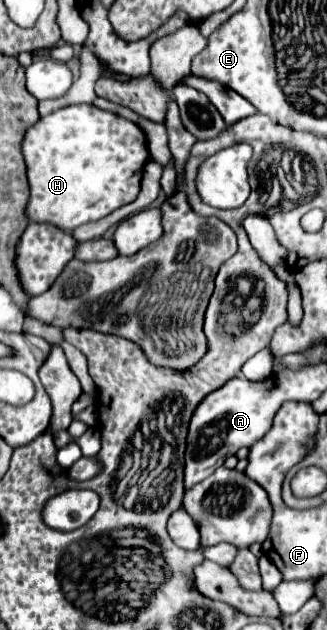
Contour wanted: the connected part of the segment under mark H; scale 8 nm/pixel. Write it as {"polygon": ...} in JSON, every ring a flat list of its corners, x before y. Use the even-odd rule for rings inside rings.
{"polygon":[[85,103,63,107,47,117,41,117,33,127,29,127,23,141,23,155,27,163,27,179,31,185,27,217,37,223,57,225,65,231,73,231,83,223,103,219,115,209,135,201,141,191,145,163,149,159,147,137,137,123]]}

